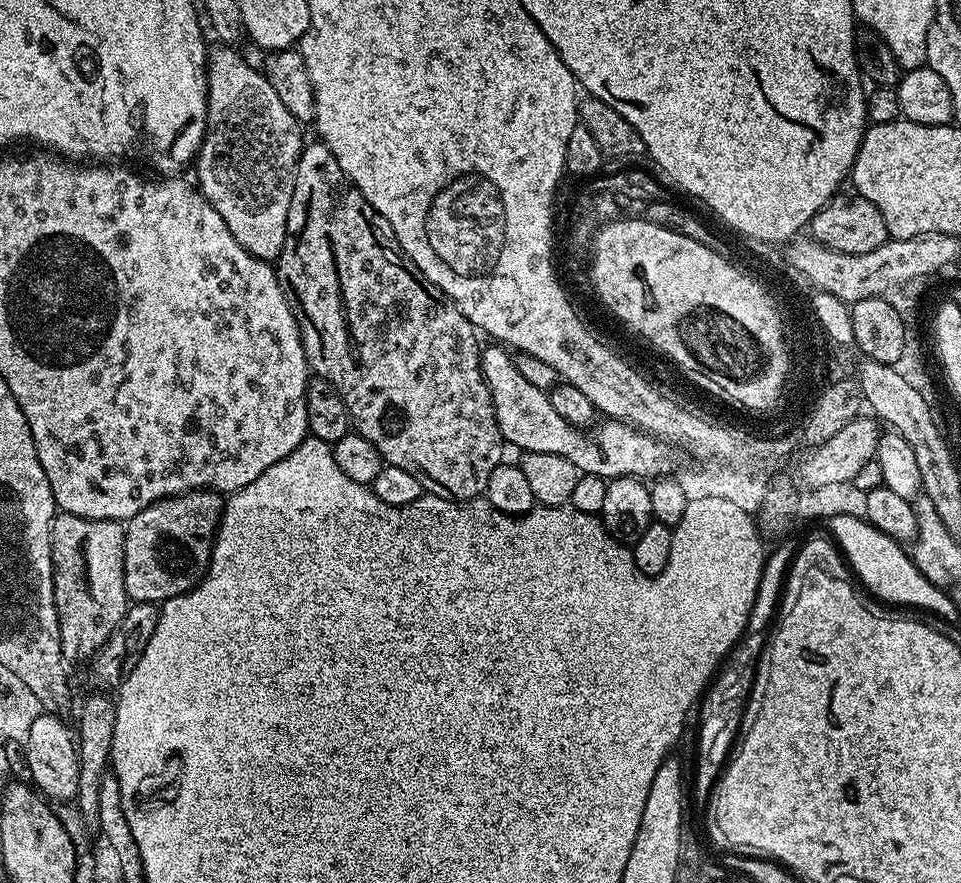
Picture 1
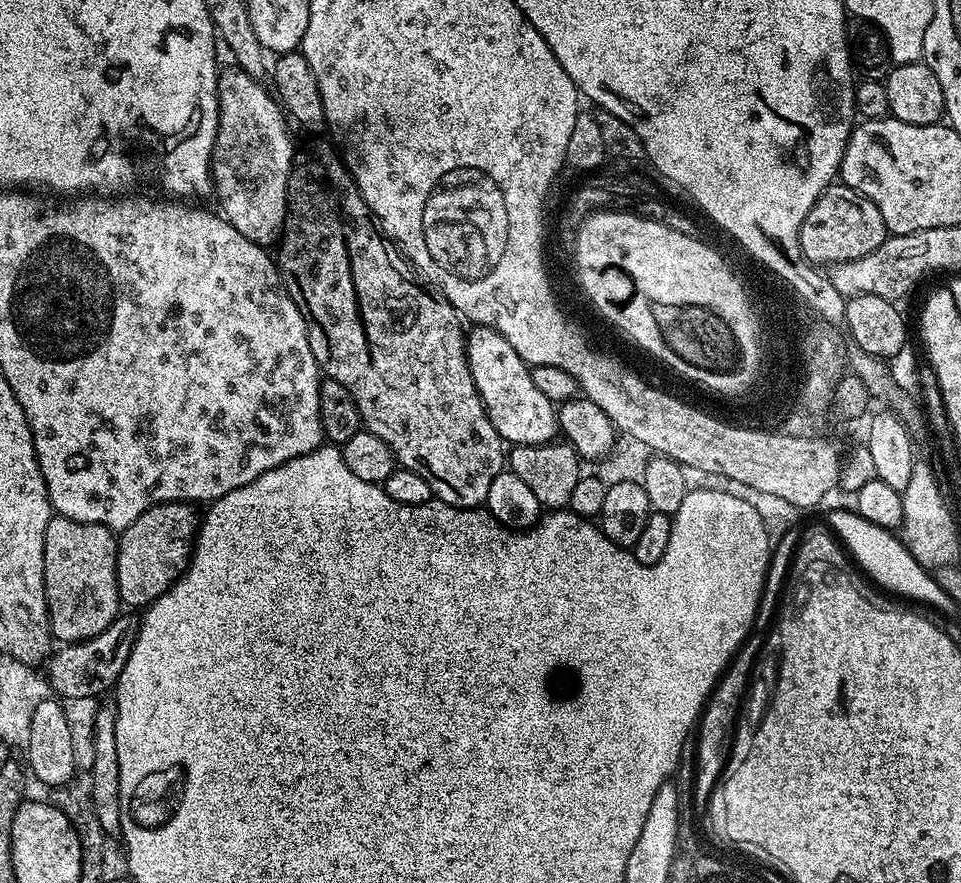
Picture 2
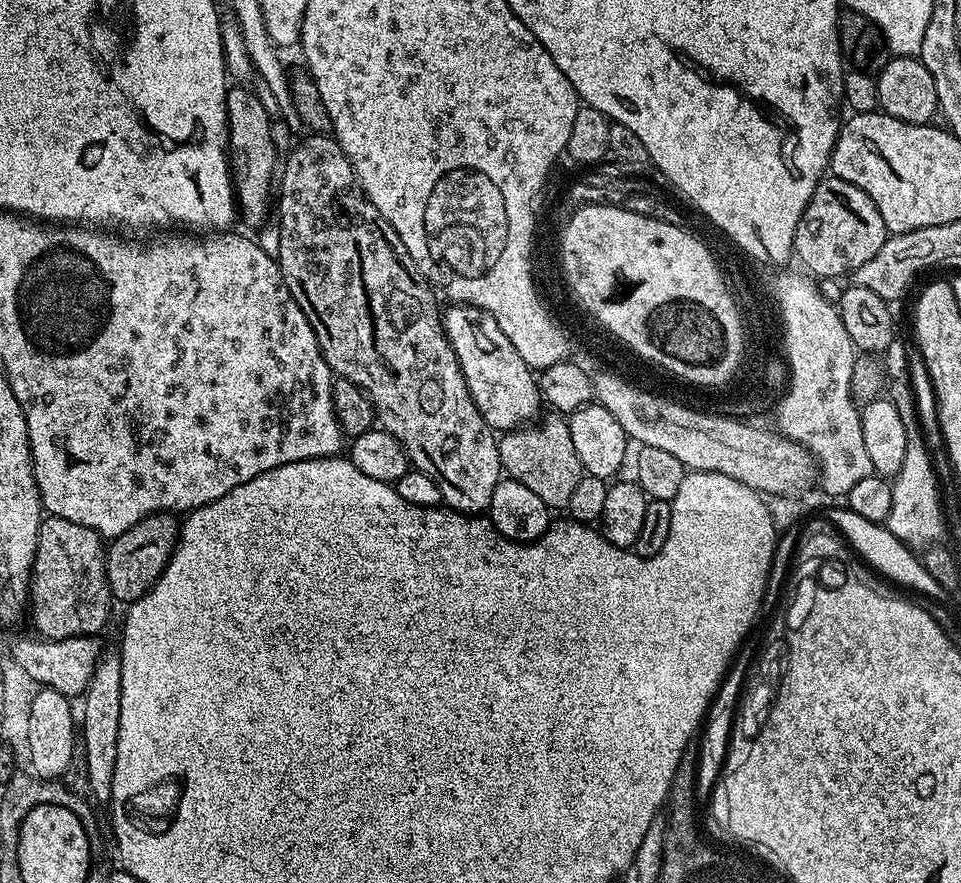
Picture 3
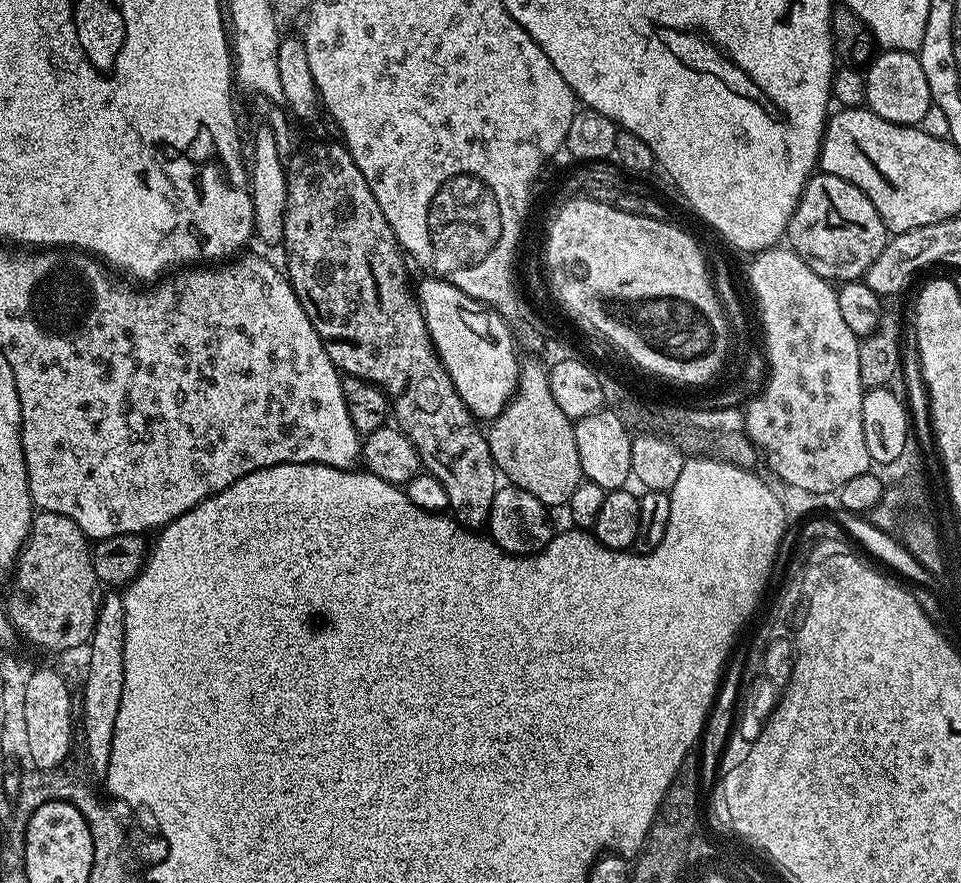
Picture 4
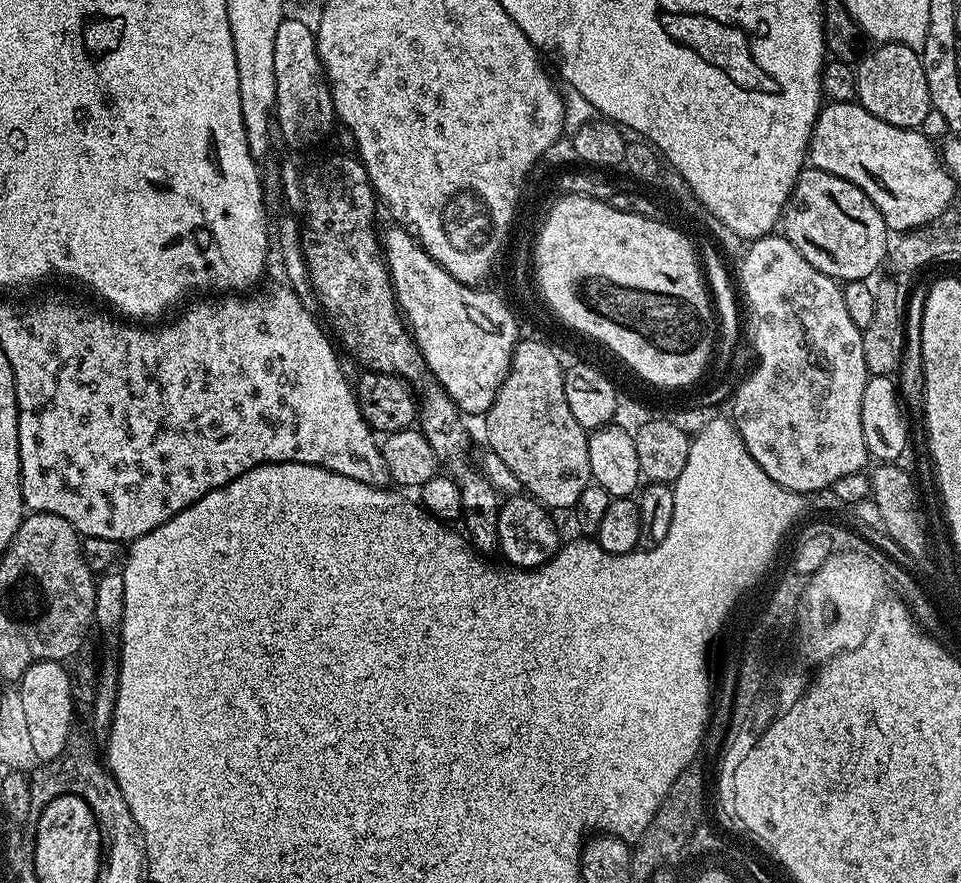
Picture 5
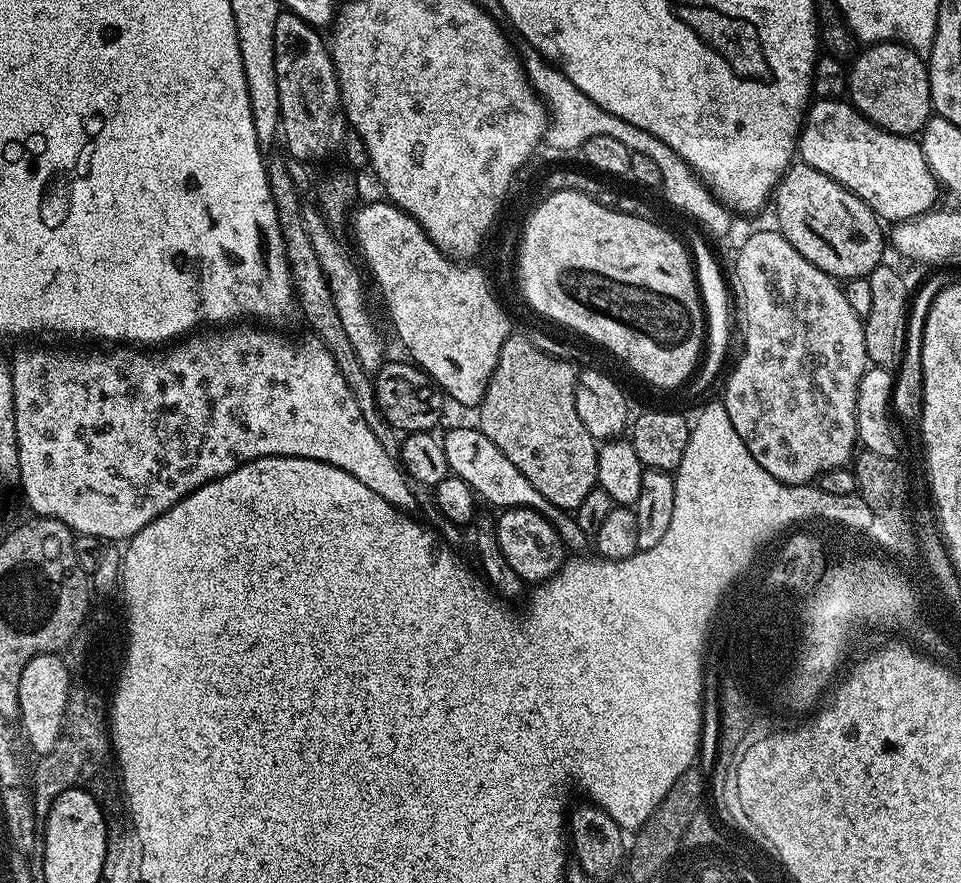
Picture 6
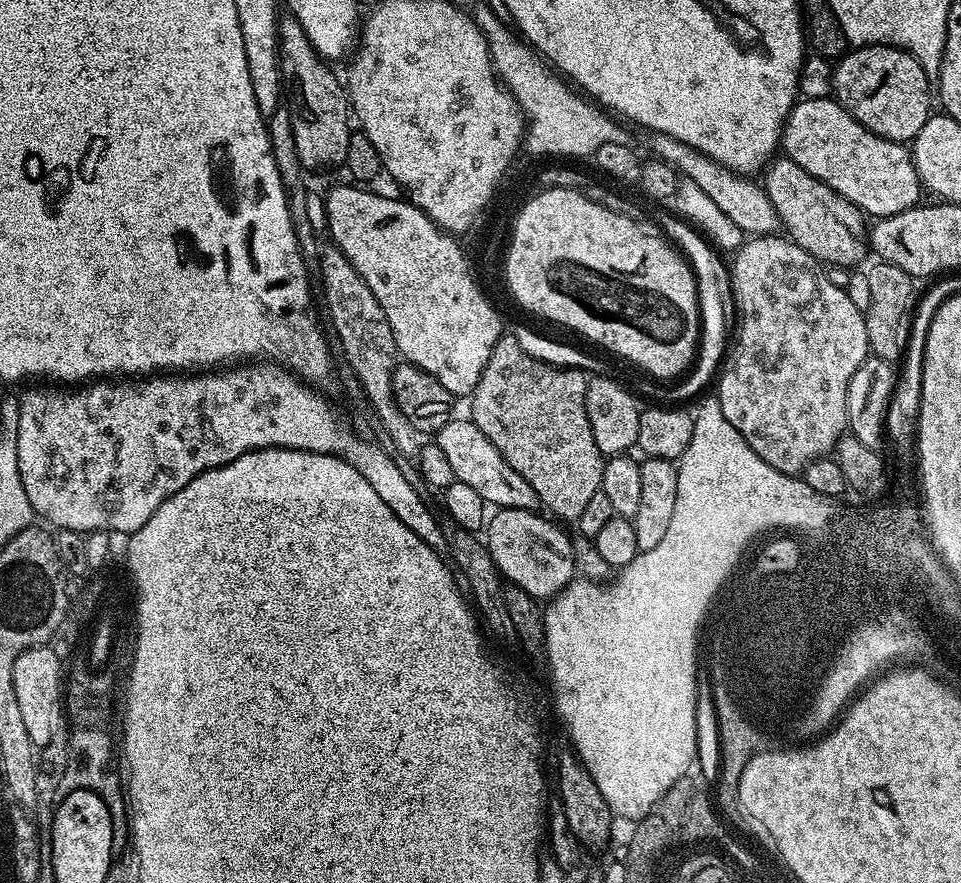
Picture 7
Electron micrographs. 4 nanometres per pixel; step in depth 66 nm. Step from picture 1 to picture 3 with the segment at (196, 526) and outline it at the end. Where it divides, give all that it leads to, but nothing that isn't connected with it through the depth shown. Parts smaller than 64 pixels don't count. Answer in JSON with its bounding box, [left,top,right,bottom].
[104,512,180,602]

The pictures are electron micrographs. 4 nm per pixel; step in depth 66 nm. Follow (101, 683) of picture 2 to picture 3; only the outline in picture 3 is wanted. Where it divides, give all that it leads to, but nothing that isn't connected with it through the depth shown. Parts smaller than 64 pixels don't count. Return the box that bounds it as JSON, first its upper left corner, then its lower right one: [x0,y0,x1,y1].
[7,636,102,700]

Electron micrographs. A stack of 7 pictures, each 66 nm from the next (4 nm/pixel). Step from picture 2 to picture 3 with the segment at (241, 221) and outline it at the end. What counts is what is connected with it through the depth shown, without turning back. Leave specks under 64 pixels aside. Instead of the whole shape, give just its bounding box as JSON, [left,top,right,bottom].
[228,87,278,229]

